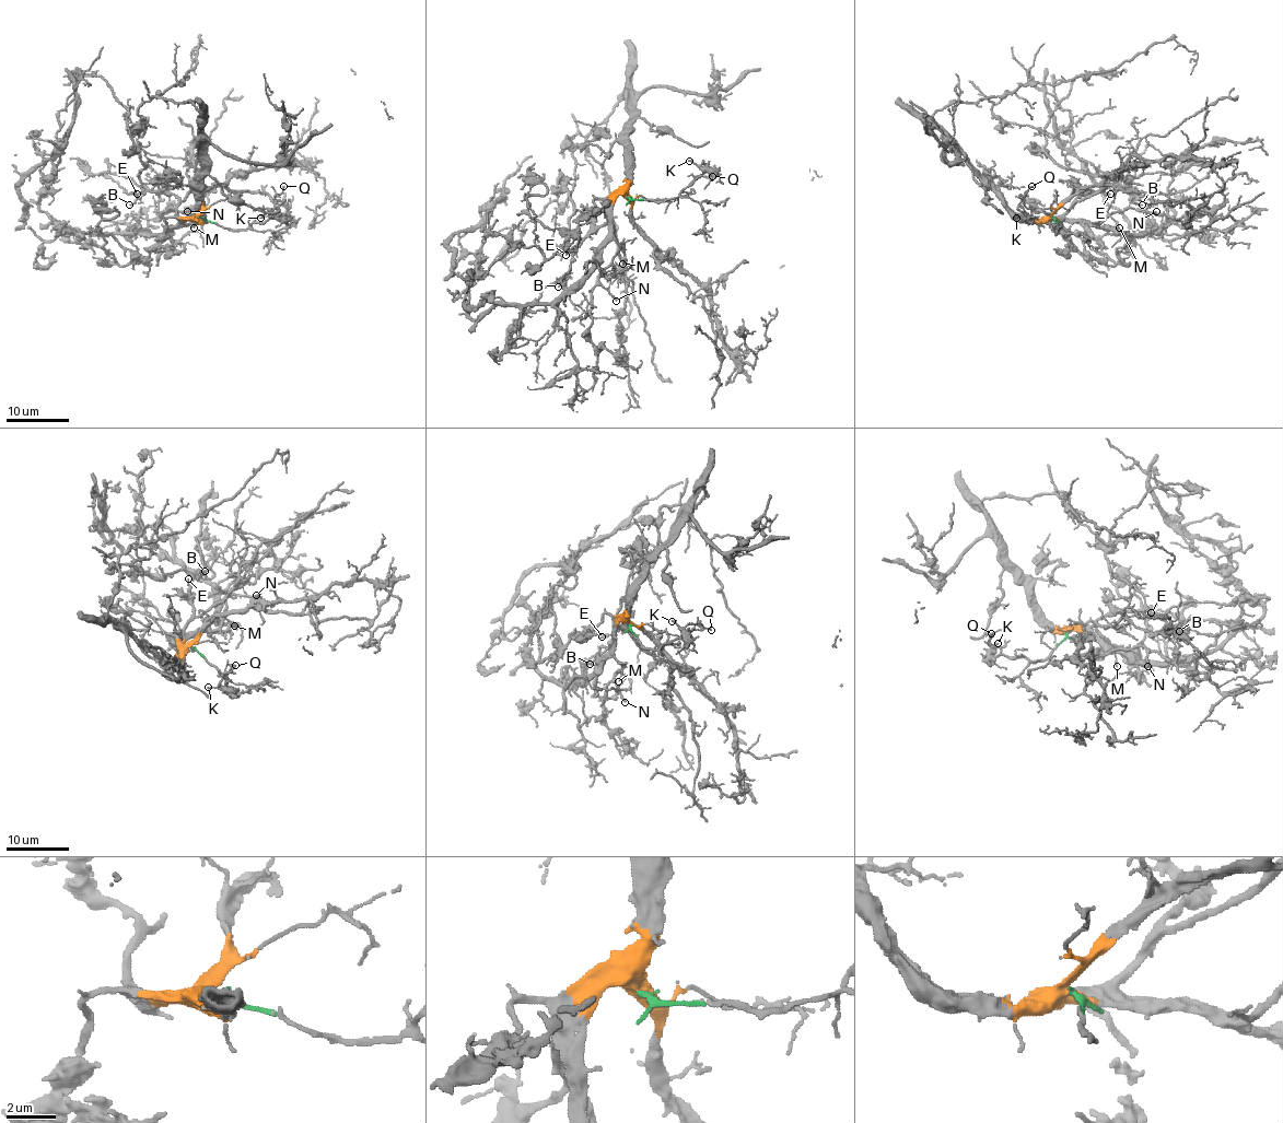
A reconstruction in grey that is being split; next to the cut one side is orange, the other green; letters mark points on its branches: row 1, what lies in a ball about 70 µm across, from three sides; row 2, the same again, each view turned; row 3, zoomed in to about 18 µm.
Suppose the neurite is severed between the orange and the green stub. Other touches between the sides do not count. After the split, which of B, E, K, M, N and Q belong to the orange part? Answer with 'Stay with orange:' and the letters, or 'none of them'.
Stay with orange: B, E, M, N

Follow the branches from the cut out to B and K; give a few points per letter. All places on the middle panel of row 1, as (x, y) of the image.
B: (626, 197), (618, 195), (605, 208), (606, 220), (576, 248), (576, 257), (558, 287)
K: (627, 197), (652, 201), (676, 198), (702, 173), (688, 161)

